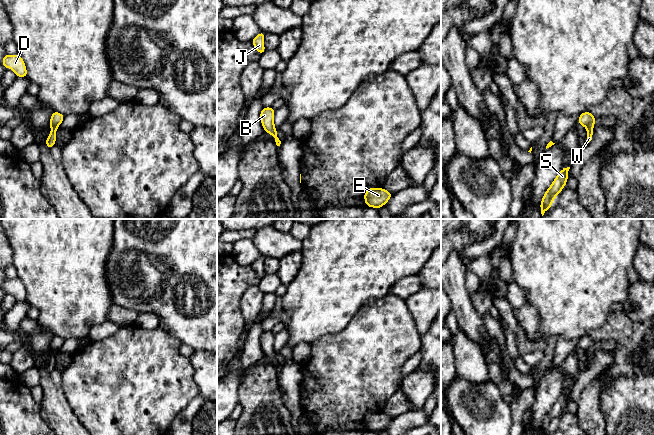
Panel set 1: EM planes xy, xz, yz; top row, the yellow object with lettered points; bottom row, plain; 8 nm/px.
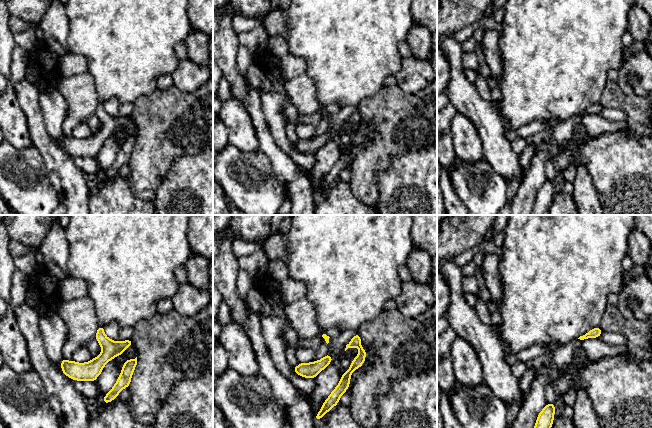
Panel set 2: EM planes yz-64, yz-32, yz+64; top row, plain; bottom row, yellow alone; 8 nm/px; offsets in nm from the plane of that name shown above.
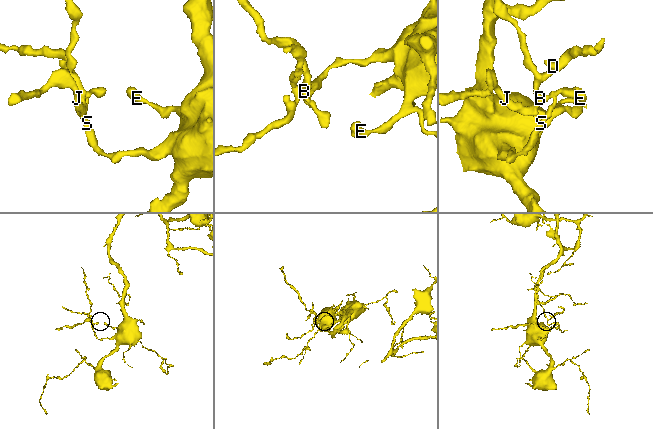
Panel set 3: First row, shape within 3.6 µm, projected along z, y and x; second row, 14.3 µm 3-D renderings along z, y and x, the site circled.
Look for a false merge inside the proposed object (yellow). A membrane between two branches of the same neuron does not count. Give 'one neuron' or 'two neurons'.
two neurons

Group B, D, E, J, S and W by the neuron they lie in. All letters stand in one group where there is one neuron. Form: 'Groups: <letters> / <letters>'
Groups: B D J / E S W

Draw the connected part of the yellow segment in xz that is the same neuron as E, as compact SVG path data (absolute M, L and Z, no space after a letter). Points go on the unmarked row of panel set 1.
M369 412L364 418L364 424L367 431L379 433L388 426L392 419L393 417L386 415L384 412Z

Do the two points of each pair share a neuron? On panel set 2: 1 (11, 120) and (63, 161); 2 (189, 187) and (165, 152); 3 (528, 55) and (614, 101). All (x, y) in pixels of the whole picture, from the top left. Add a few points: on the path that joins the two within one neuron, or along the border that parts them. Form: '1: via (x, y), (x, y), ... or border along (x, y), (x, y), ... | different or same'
1: border along (23, 112), (33, 145) | different
2: border along (184, 152), (172, 161), (161, 183) | different
3: border along (607, 80), (602, 97), (598, 102) | different

